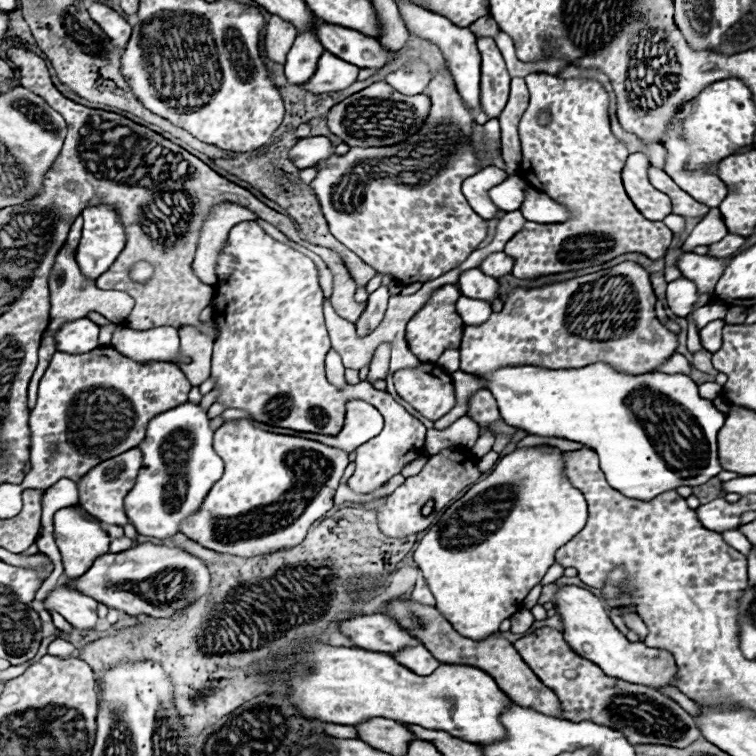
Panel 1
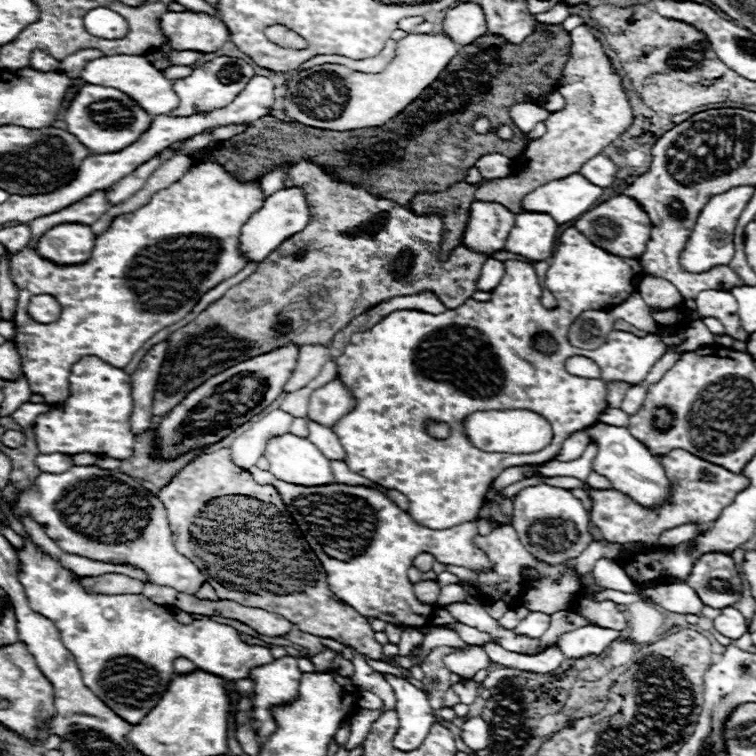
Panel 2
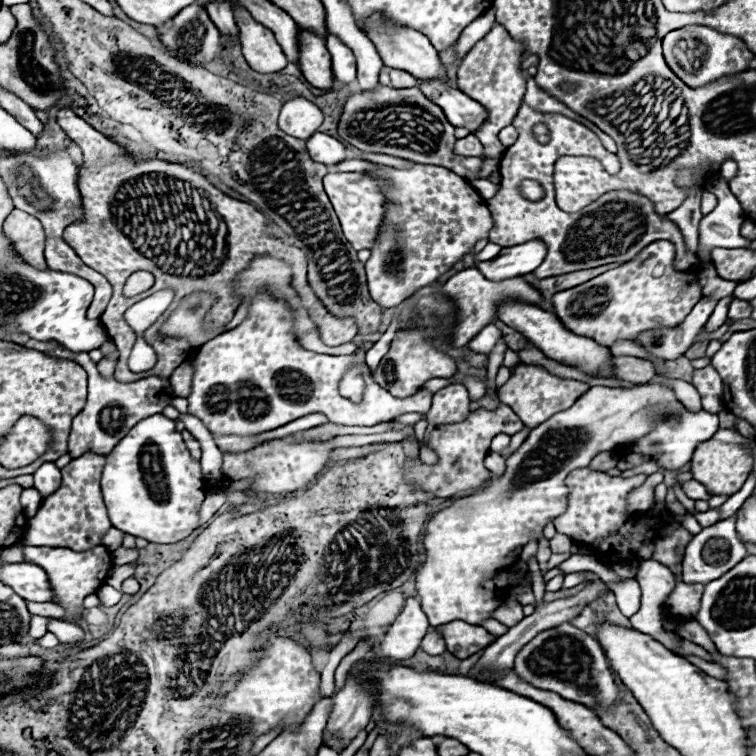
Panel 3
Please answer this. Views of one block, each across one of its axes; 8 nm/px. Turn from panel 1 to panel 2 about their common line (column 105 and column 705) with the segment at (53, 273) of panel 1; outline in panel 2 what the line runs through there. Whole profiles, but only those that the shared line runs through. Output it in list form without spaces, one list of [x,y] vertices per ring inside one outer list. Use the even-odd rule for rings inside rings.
[[[704,290],[699,293],[700,318],[716,316],[724,328],[728,328],[728,334],[734,340],[748,340],[748,332],[740,328],[740,316],[738,316],[738,302],[736,298],[726,290]]]

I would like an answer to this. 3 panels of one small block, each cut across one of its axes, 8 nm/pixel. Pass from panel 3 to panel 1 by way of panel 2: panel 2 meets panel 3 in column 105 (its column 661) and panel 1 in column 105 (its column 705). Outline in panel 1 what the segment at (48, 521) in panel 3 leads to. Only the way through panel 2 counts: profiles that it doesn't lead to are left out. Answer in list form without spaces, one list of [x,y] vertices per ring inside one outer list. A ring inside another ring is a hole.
[[[132,448],[128,452],[122,452],[120,456],[100,462],[96,468],[86,472],[78,480],[78,506],[88,514],[96,516],[104,524],[114,524],[114,526],[128,524],[128,518],[124,514],[124,496],[130,492],[140,466],[142,466],[142,452],[138,448]]]

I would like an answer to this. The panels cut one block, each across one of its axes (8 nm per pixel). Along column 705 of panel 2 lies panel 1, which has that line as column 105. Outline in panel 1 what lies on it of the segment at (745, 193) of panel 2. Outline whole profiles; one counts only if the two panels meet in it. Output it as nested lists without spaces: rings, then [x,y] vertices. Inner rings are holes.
[[[96,206],[96,208],[86,208],[82,212],[84,218],[84,230],[82,230],[82,240],[76,252],[76,260],[78,266],[84,274],[86,280],[96,280],[100,274],[104,274],[104,270],[108,270],[116,256],[122,252],[124,248],[124,226],[118,222],[116,210],[108,208],[108,206]]]

